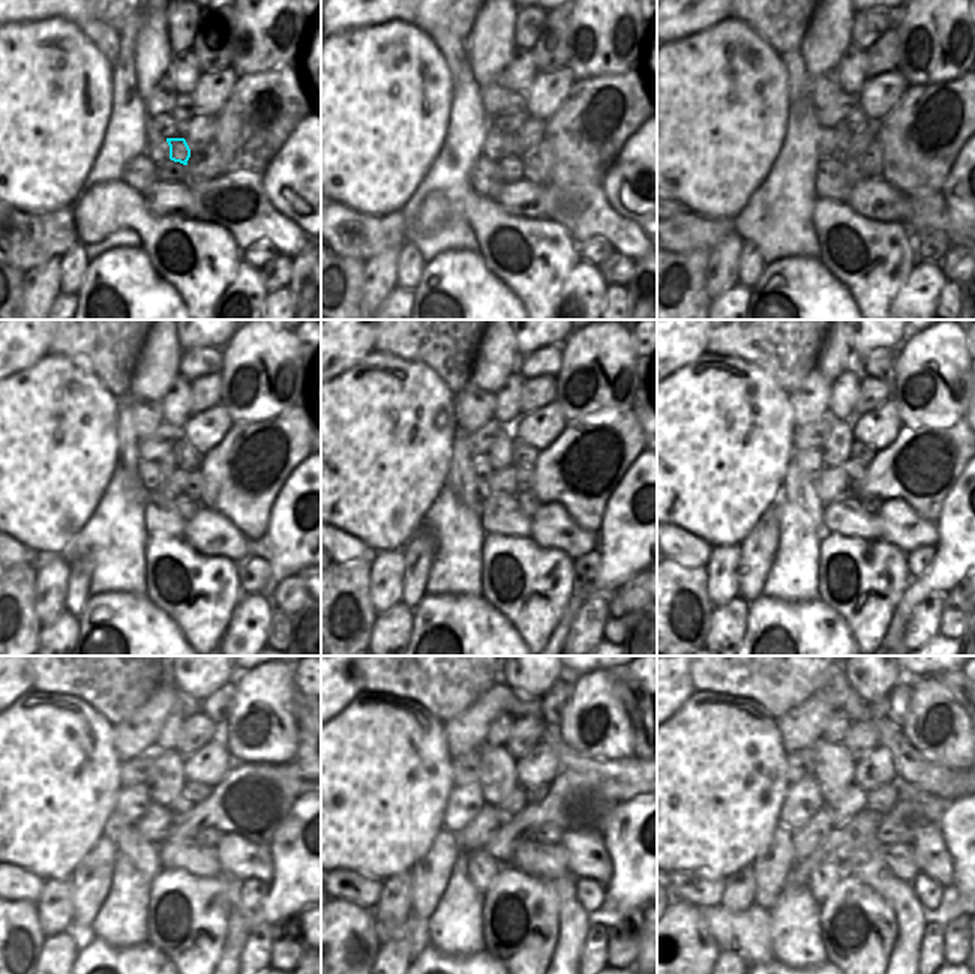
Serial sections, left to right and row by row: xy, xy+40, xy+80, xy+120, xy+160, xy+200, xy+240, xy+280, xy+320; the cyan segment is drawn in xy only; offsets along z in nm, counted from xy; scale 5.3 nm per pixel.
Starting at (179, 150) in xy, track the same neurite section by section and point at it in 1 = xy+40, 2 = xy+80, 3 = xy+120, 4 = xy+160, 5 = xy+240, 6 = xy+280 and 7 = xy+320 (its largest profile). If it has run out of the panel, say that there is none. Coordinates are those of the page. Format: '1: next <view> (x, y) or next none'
1: next xy+40 (509, 141)
2: next xy+80 (843, 137)
3: next xy+120 (167, 462)
4: next xy+160 (500, 455)
5: next xy+240 (165, 781)
6: next xy+280 (498, 778)
7: next xy+320 (833, 766)

